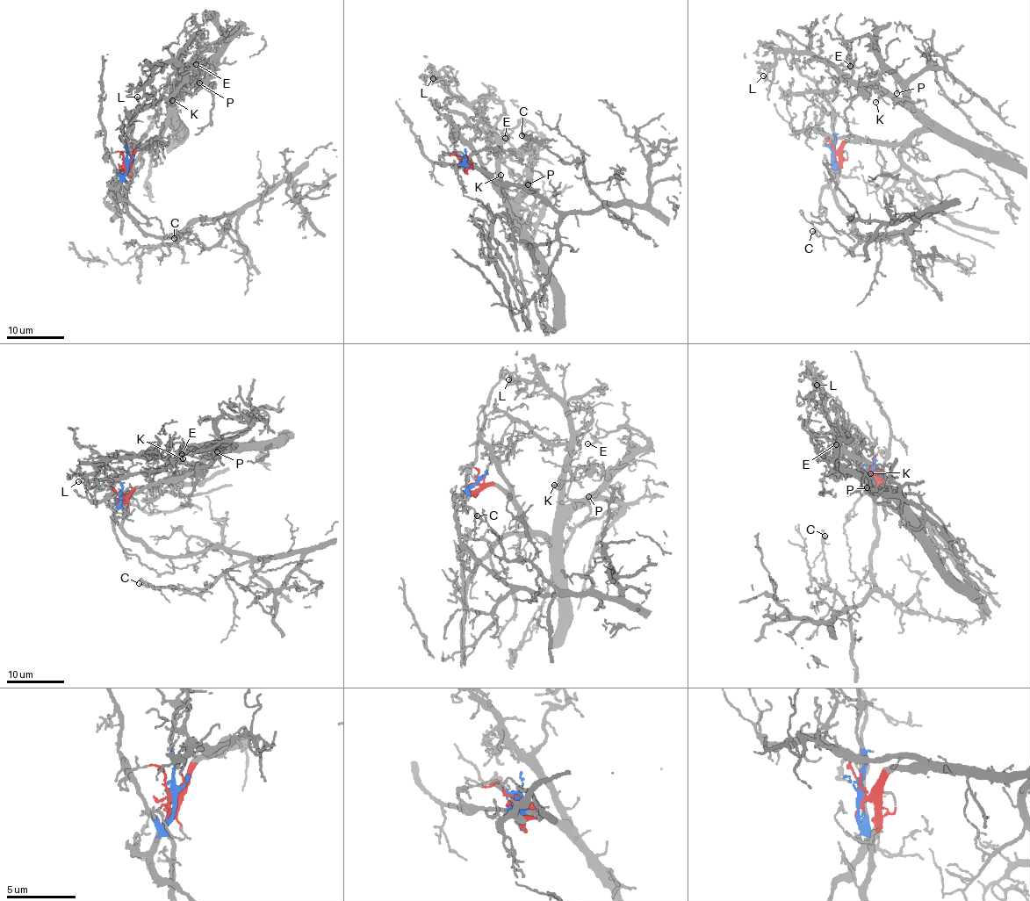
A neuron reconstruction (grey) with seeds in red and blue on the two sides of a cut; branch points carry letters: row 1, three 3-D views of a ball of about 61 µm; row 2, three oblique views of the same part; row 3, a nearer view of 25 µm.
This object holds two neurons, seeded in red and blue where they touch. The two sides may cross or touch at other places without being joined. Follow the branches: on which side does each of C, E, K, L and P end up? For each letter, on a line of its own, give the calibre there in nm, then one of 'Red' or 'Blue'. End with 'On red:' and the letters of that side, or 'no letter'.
C: Thickness 100 nm. Blue
E: Thickness 80 nm. Red
K: Thickness 110 nm. Red
L: Thickness 140 nm. Red
P: Thickness 100 nm. Red
On red: E, K, L, P

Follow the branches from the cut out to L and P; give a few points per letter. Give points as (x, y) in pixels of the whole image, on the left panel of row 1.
L: (126, 163), (148, 144), (131, 134), (136, 114), (169, 98), (184, 74), (156, 66), (136, 97)
P: (126, 163), (140, 148), (157, 140), (169, 115), (170, 101), (203, 69), (205, 80), (198, 82)

